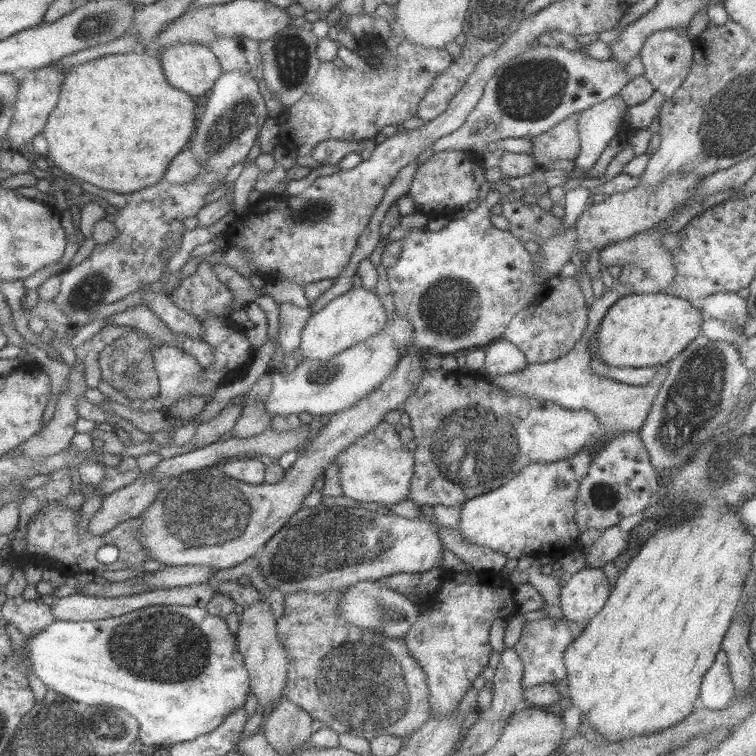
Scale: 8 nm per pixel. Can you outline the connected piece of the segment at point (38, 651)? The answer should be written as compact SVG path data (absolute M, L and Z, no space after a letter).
M175 604L154 605L145 606L144 608L130 611L128 614L113 616L104 620L78 622L55 620L40 634L32 638L27 638L27 652L23 656L15 654L15 661L25 675L27 668L34 670L34 674L36 674L47 688L55 690L58 694L64 694L64 696L68 696L68 698L72 698L76 702L82 702L82 704L88 704L88 706L94 706L94 704L110 704L110 706L124 708L128 715L138 721L139 740L142 740L142 744L146 744L146 748L160 745L170 747L170 745L192 741L198 738L198 736L204 736L208 732L213 732L222 725L222 721L226 720L234 709L244 707L251 688L249 672L245 667L242 654L237 649L237 637L230 633L226 619L214 616L205 608L200 608L199 606Z

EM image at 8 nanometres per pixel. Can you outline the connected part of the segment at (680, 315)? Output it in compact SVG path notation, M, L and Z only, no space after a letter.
M668 293L626 294L608 310L600 324L597 356L605 363L622 368L662 366L701 335L705 320L695 302Z

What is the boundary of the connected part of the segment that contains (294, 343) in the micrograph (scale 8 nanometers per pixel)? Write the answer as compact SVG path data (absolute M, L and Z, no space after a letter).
M290 302L280 304L280 335L278 339L284 354L286 354L283 361L287 368L285 373L296 368L299 363L292 356L292 352L295 348L299 348L302 331L311 316L309 308L300 308Z

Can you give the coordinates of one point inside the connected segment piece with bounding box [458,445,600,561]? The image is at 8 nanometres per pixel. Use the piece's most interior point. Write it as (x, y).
(533, 513)

